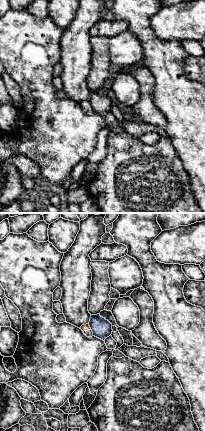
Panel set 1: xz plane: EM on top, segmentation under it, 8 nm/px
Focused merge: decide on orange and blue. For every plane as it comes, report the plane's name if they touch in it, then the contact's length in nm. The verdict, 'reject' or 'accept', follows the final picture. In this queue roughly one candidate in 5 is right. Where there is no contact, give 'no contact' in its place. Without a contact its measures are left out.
contact in xz; length 50 nm

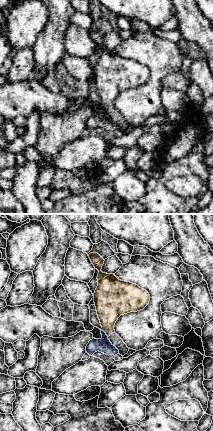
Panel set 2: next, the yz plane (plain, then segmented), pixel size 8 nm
contact in yz; length 90 nm

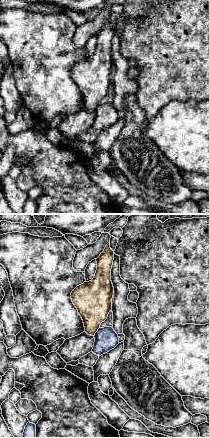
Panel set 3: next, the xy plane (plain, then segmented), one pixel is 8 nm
contact in xy; length 90 nm

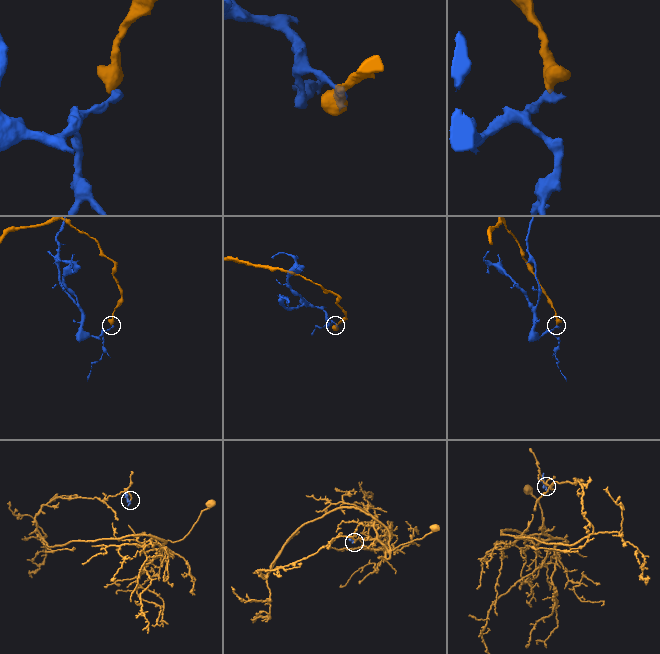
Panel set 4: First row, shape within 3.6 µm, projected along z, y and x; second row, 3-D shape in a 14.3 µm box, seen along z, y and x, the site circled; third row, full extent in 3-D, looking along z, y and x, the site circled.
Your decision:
reject

